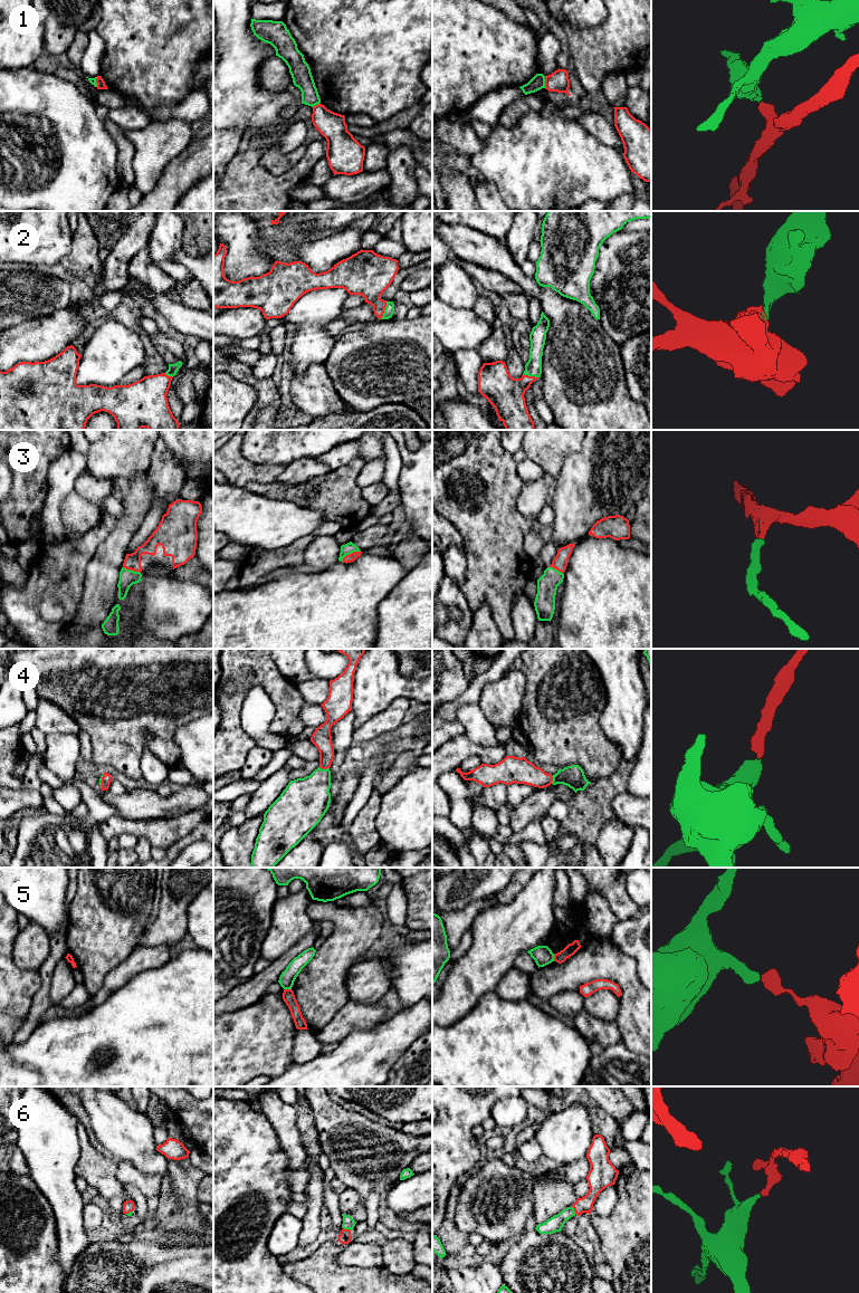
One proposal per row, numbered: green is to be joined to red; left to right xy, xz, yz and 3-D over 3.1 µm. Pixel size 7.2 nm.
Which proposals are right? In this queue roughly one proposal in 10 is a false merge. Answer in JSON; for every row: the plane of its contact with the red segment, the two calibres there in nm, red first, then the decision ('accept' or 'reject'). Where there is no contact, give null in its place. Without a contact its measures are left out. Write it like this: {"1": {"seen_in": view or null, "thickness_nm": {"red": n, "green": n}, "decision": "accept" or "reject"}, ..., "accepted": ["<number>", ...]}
{"1": {"seen_in": "yz", "thickness_nm": {"red": 150, "green": 100}, "decision": "reject"}, "2": {"seen_in": "xz", "thickness_nm": {"red": 260, "green": 70}, "decision": "accept"}, "3": {"seen_in": "xz", "thickness_nm": {"red": 60, "green": 80}, "decision": "accept"}, "4": {"seen_in": "xz", "thickness_nm": {"red": 140, "green": 320}, "decision": "accept"}, "5": {"seen_in": "xz", "thickness_nm": {"red": 90, "green": 110}, "decision": "reject"}, "6": {"seen_in": "yz", "thickness_nm": {"red": 120, "green": 110}, "decision": "accept"}, "accepted": ["2", "3", "4", "6"]}

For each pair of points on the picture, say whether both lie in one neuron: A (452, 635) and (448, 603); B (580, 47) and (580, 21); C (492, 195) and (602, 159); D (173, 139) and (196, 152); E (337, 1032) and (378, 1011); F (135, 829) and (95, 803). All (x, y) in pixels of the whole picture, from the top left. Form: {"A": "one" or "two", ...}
{"A": "one", "B": "two", "C": "two", "D": "two", "E": "one", "F": "two"}

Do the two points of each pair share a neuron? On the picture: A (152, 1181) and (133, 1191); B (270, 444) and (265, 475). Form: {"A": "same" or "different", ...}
{"A": "different", "B": "different"}

